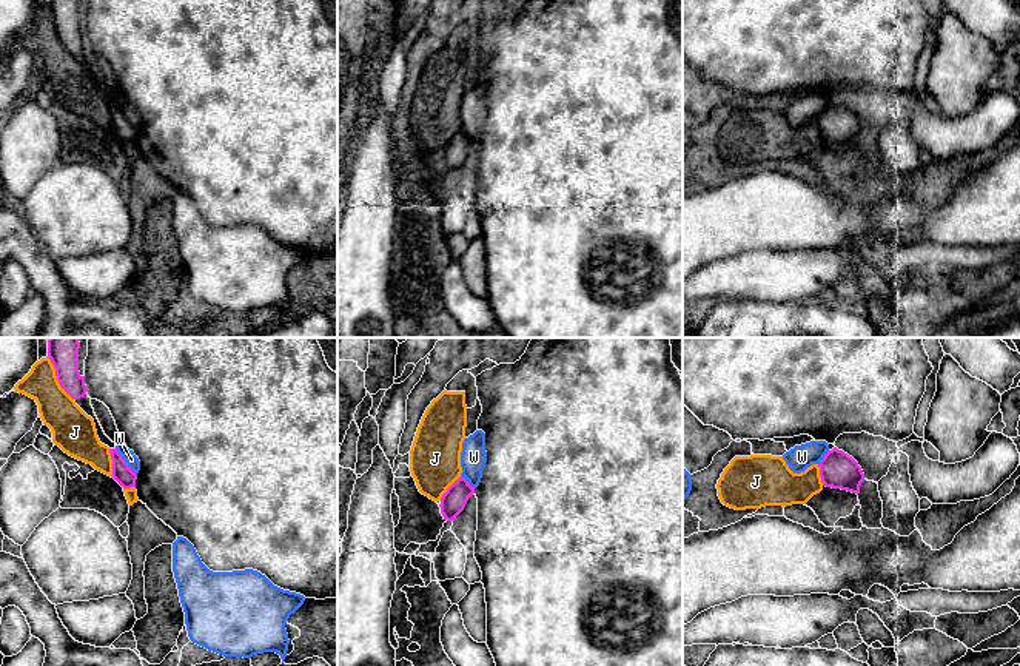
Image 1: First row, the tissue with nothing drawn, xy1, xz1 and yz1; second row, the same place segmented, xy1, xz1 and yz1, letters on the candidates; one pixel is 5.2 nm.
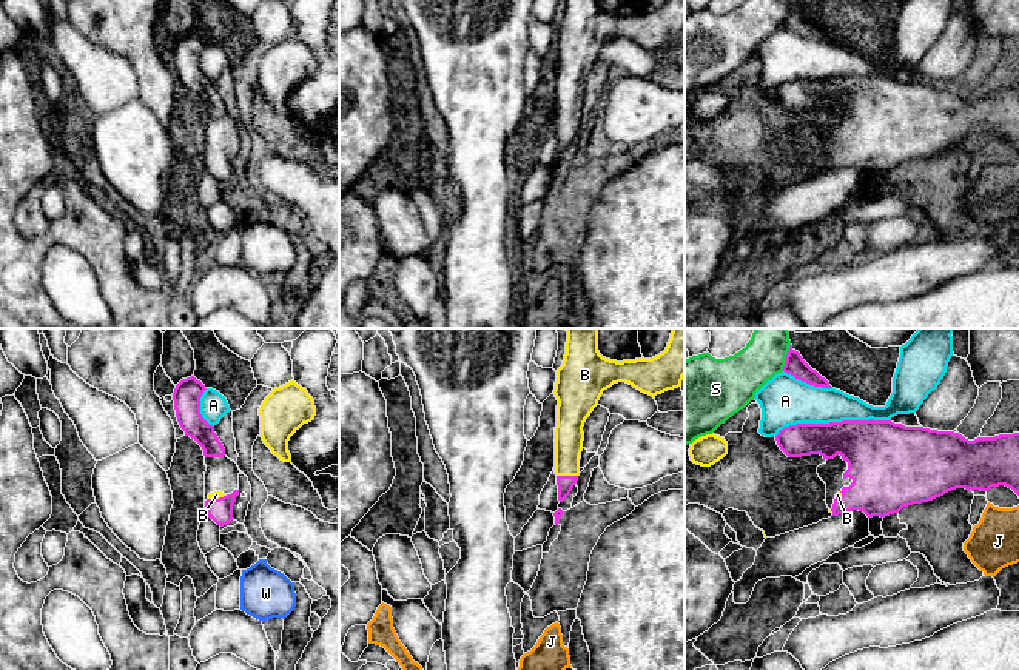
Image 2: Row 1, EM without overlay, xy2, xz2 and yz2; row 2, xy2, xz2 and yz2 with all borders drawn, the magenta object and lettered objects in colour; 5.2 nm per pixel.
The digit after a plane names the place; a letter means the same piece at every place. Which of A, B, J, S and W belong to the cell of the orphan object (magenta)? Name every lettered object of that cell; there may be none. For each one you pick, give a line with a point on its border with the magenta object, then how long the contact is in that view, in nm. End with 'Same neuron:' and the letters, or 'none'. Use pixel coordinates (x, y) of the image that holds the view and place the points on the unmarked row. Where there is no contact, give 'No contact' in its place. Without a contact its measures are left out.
B: Touches magenta at xz2 (568, 131). Shared border 110 nm
Same neuron: B

